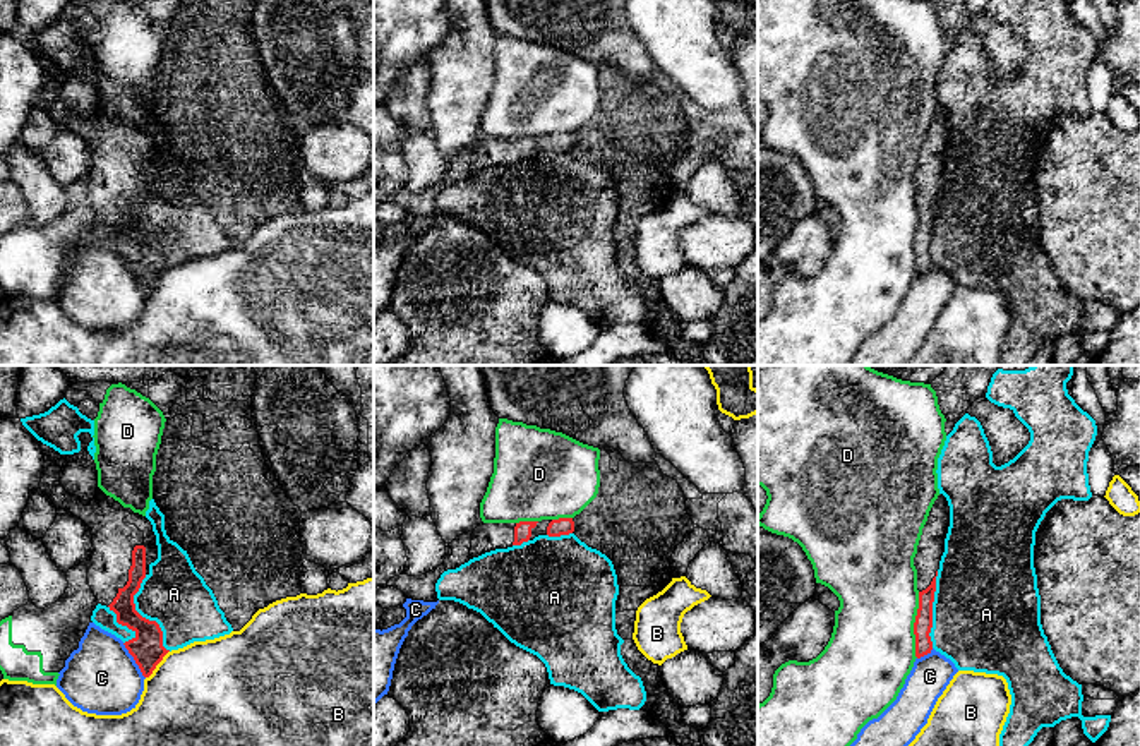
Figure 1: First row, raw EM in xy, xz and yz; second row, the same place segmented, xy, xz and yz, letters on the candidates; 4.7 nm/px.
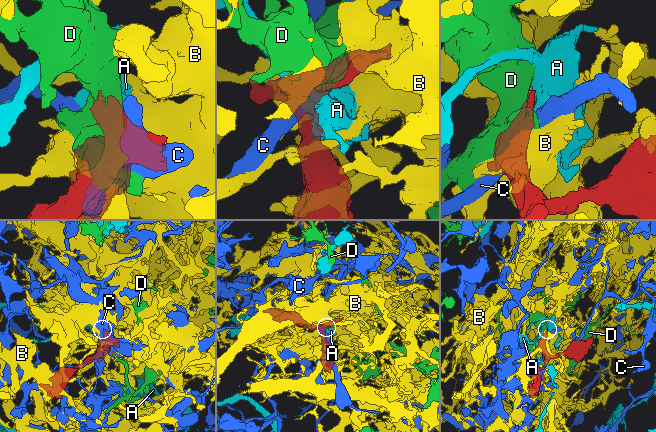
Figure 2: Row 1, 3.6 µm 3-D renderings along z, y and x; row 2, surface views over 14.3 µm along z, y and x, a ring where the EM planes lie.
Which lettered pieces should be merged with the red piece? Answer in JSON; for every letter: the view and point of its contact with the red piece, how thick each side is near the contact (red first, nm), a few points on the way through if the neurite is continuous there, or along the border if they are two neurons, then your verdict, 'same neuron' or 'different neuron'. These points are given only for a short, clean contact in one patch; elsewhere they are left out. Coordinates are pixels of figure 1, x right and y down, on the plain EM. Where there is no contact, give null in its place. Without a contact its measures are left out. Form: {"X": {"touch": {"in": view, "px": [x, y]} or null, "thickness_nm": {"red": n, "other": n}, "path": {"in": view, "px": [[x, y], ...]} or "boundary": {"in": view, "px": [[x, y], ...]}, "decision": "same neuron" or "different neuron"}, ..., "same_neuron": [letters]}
{"A": {"touch": {"in": "xy", "px": [144, 234]}, "thickness_nm": {"red": 150, "other": 300}, "decision": "different neuron"}, "B": {"touch": {"in": "xy", "px": [158, 278]}, "thickness_nm": {"red": 150, "other": 500}, "decision": "different neuron"}, "C": {"touch": {"in": "xy", "px": [134, 275]}, "thickness_nm": {"red": 150, "other": 340}, "decision": "different neuron"}, "D": {"touch": {"in": "yz", "px": [914, 240]}, "thickness_nm": {"red": 90, "other": 400}, "decision": "different neuron"}, "same_neuron": []}

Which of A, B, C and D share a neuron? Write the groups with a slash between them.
A / B / C / D

